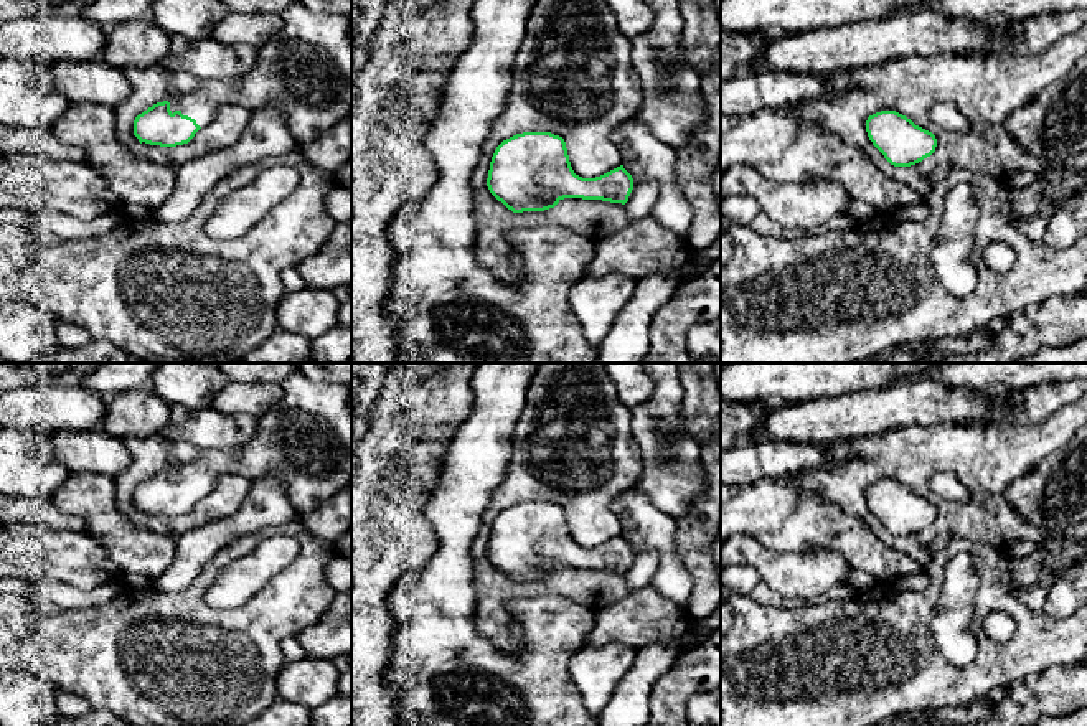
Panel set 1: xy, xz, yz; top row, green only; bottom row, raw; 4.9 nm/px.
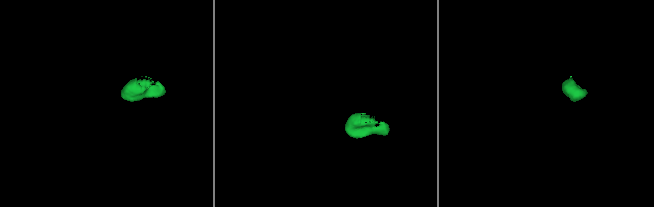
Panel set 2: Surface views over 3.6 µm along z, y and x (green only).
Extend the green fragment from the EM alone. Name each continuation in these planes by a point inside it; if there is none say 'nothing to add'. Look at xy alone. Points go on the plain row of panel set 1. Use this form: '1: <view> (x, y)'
1: xy (305, 439)

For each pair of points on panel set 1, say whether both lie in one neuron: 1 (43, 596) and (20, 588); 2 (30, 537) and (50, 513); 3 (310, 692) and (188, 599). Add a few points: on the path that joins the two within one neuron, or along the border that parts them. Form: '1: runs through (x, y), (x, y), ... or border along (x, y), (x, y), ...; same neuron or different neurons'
1: border along (28, 581), (30, 591), (25, 596); different neurons
2: border along (17, 522), (32, 522), (45, 528); different neurons
3: border along (286, 660), (277, 674), (277, 697); different neurons

